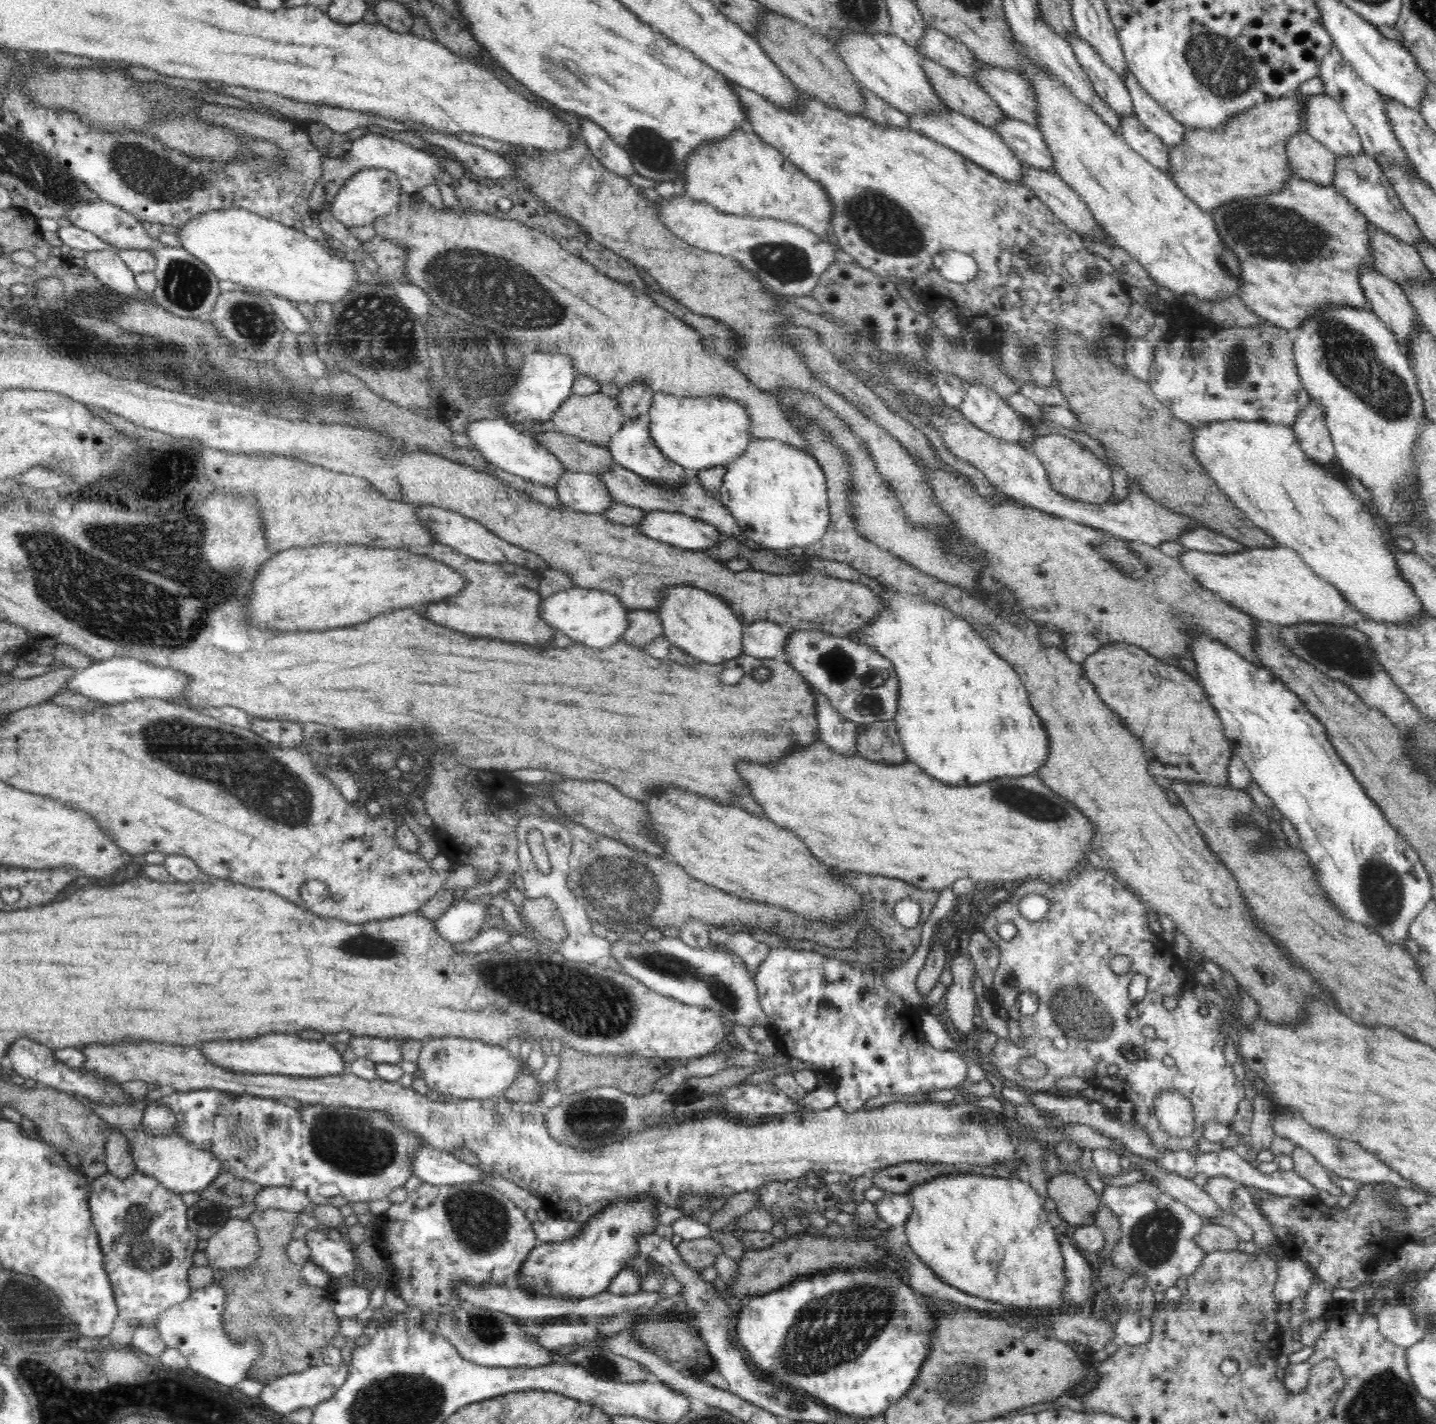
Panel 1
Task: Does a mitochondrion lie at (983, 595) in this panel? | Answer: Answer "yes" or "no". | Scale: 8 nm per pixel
no

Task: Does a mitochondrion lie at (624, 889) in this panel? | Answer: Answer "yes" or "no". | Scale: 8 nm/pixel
yes

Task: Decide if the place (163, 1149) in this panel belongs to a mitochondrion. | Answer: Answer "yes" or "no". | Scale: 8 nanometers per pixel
no

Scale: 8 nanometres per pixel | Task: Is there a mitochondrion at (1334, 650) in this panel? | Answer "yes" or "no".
yes

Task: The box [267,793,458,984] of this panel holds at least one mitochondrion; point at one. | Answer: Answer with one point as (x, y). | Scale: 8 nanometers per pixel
(365, 945)

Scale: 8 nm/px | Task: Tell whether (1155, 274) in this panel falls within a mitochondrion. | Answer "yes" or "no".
no

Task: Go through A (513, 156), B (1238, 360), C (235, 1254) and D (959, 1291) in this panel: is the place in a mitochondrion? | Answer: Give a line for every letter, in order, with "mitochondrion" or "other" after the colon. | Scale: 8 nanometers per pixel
A: other
B: mitochondrion
C: other
D: other

